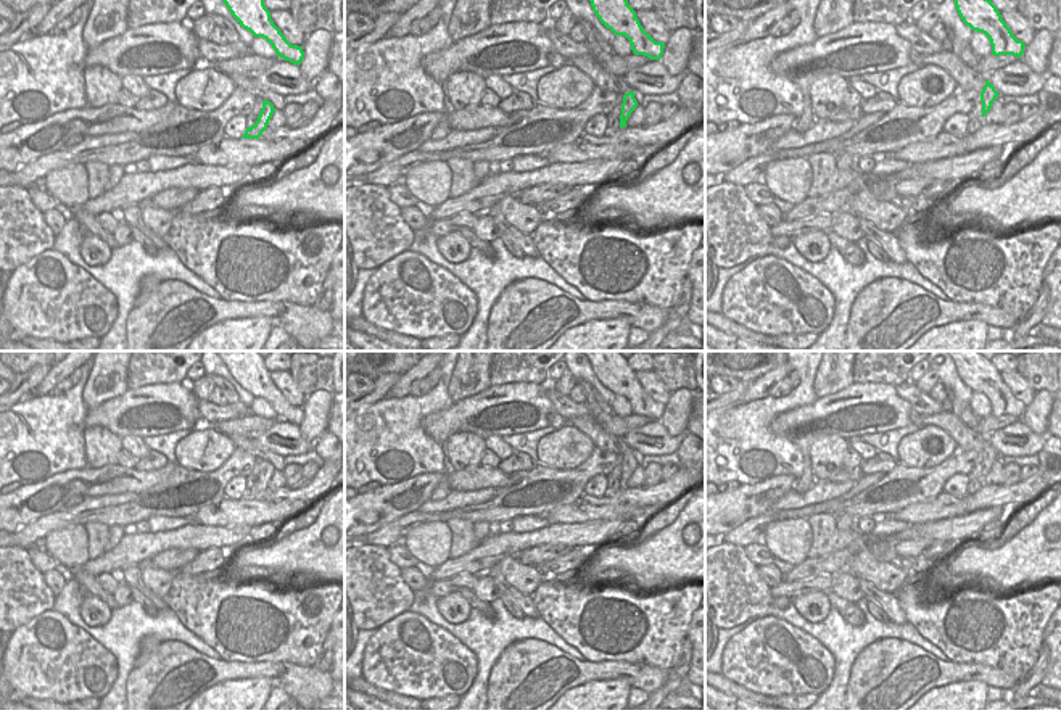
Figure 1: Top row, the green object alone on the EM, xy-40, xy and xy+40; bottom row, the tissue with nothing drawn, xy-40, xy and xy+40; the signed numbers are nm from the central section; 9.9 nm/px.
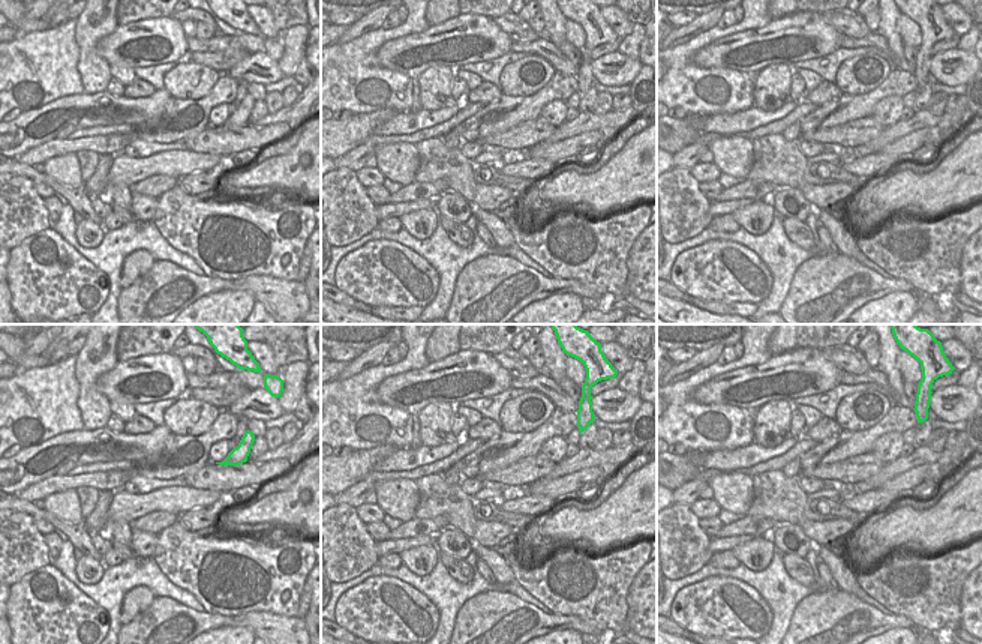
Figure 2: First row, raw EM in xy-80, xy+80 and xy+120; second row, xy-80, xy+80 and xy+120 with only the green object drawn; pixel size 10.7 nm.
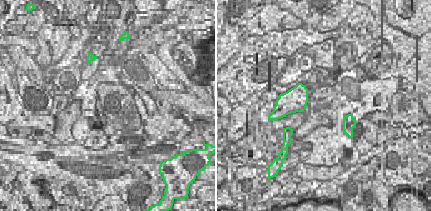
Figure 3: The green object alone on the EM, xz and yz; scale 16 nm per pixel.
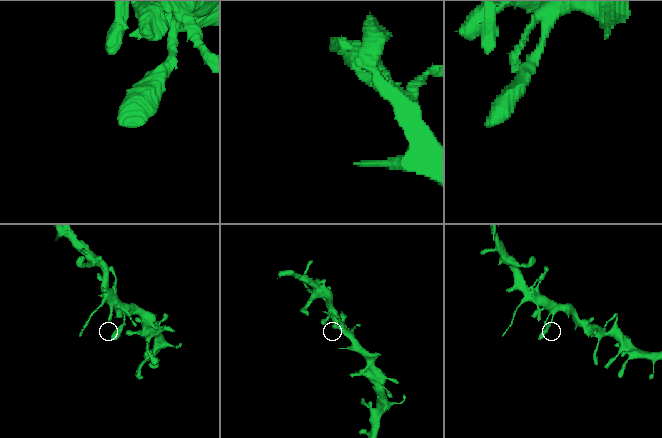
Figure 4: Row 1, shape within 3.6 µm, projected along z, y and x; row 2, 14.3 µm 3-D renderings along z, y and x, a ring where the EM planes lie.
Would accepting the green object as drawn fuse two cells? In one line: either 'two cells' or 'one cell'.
one cell

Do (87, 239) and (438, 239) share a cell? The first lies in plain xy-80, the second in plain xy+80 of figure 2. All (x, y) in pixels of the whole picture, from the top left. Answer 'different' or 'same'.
different

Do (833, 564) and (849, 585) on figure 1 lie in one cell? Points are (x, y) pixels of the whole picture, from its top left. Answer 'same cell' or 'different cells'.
different cells

